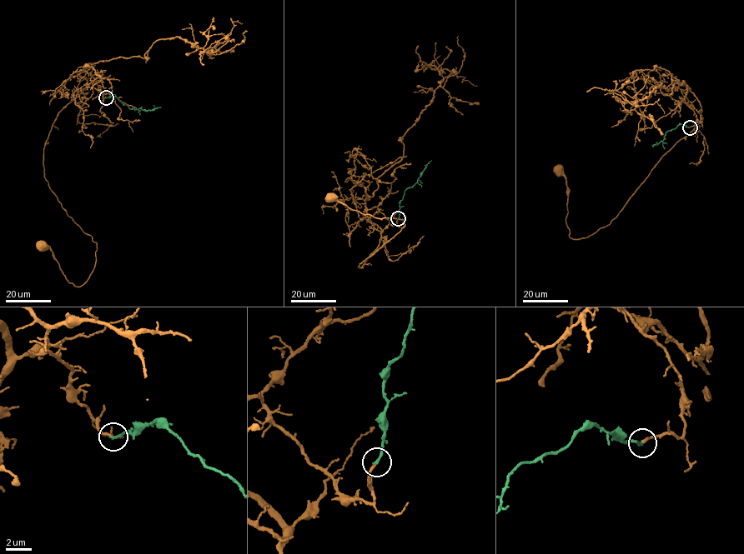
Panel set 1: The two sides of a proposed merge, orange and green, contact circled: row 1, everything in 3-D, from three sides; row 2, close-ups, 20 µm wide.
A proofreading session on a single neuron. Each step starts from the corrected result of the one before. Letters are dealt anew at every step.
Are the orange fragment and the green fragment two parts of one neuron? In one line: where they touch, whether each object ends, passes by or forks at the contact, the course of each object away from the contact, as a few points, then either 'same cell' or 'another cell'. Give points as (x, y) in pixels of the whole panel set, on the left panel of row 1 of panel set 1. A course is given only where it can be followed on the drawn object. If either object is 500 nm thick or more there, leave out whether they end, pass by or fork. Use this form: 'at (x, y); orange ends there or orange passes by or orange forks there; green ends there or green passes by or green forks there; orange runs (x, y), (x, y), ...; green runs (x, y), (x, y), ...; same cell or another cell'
at (106, 97); orange ends there; green ends there; orange runs (106, 97), (80, 73), (87, 86), (43, 150), (50, 188), (97, 243), (86, 281), (69, 282), (41, 245); green runs (106, 97), (113, 95), (131, 109), (147, 111), (161, 107); same cell

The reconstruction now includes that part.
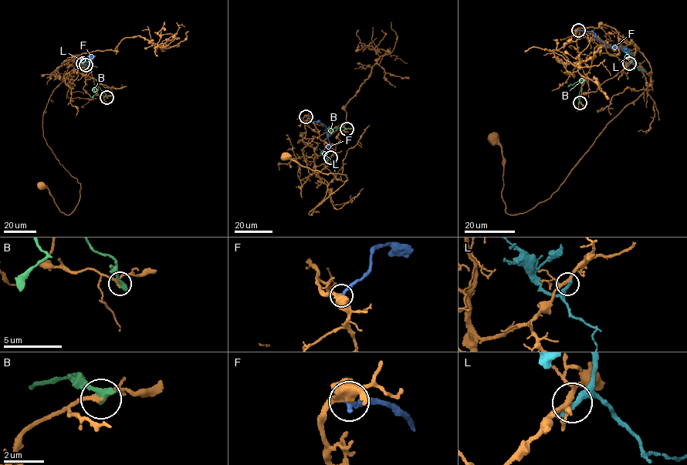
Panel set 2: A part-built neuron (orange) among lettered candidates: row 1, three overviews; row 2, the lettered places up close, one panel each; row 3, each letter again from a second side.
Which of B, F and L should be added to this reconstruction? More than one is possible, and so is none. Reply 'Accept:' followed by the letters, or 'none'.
Accept: none

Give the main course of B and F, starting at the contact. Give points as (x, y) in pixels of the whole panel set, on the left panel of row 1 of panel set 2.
B: (106, 97), (96, 86), (93, 99)
F: (82, 63), (88, 57), (96, 55), (90, 55), (91, 57)

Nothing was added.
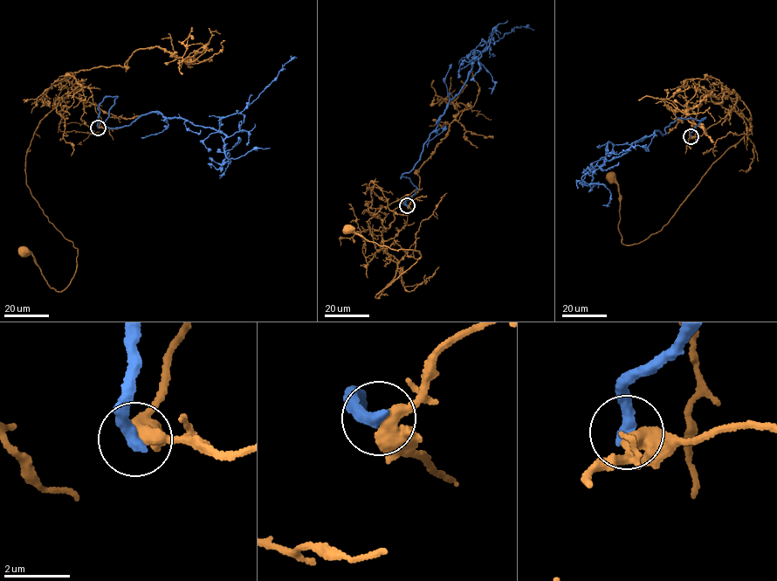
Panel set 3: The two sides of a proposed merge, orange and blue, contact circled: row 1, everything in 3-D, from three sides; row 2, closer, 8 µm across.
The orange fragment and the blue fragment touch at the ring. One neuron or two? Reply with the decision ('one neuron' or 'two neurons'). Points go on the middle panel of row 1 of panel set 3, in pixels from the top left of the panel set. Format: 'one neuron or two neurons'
two neurons

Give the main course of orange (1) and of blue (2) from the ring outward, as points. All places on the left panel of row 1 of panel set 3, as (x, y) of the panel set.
1: (99, 127), (90, 89), (61, 82), (67, 94), (25, 168), (78, 249), (67, 287), (51, 287), (23, 251)
2: (98, 127), (98, 106), (116, 96), (110, 128), (155, 112), (218, 131), (222, 118), (244, 110), (297, 58)

